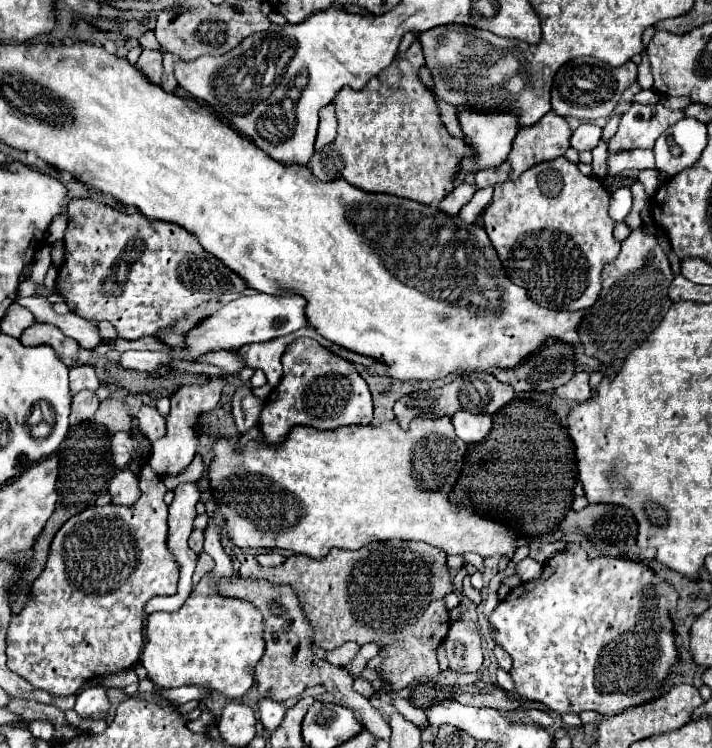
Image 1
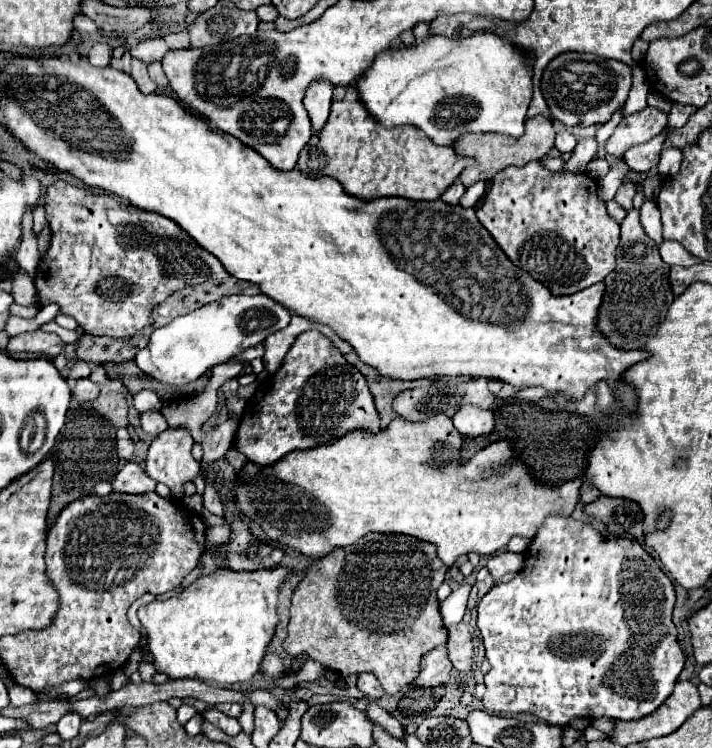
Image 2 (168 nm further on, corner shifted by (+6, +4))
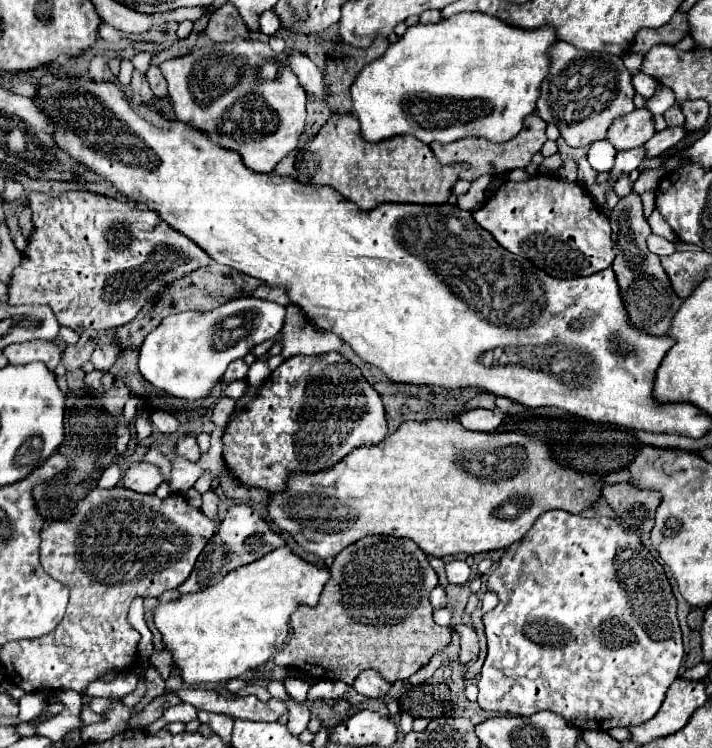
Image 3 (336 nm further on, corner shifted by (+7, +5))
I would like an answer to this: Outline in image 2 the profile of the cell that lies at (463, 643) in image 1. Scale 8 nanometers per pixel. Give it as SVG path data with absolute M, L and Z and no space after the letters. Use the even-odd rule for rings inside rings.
M457 623L447 627L449 631L449 641L447 641L447 651L453 667L457 671L469 671L473 665L473 641L471 633L465 623Z

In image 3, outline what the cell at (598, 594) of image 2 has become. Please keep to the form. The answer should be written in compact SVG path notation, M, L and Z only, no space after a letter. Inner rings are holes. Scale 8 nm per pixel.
M550 510L544 512L530 532L512 544L506 554L500 560L500 566L496 566L488 574L486 588L494 594L498 594L498 606L484 614L484 624L486 624L486 638L488 638L488 656L482 666L482 678L478 680L478 704L482 710L490 712L500 712L508 716L532 716L540 710L550 710L560 714L564 720L570 724L576 724L582 730L602 730L608 732L610 728L622 726L640 726L648 722L652 716L662 706L664 694L668 686L678 678L678 670L684 658L684 648L682 648L682 634L676 618L676 598L672 594L672 586L666 578L666 572L662 564L650 554L650 550L642 544L640 536L636 532L628 532L620 526L618 520L614 518L604 518L604 516L592 516L584 518L578 514L570 514L564 510Z

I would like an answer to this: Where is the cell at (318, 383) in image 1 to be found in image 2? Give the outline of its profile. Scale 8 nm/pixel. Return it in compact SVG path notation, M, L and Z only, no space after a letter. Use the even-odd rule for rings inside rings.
M307 331L301 333L289 347L289 353L281 363L281 369L265 381L261 381L257 393L249 399L243 419L239 423L239 431L235 435L235 447L243 455L247 455L249 461L257 465L271 465L289 451L329 443L353 429L363 429L371 433L379 431L379 415L369 387L365 383L365 377L351 363L345 361L339 349L333 347L333 343L325 335L317 331Z

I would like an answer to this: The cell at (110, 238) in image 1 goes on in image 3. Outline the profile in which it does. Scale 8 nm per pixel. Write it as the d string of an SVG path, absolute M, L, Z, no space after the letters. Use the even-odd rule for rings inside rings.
M30 192L28 206L32 208L34 230L8 282L8 304L48 304L60 326L76 332L110 330L128 324L166 282L174 282L214 262L190 238L168 226L156 212L140 210L134 202L118 202L92 192L66 192L58 198Z

